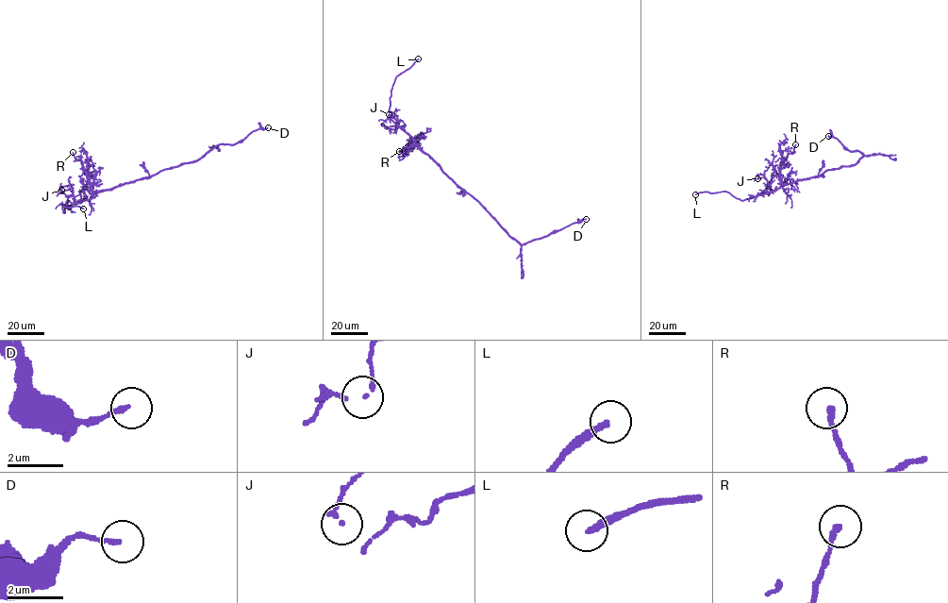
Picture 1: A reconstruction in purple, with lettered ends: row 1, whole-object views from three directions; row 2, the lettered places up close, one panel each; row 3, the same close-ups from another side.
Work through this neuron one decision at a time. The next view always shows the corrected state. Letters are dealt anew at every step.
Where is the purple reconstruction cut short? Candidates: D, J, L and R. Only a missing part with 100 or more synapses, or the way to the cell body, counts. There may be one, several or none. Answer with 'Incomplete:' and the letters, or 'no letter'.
Incomplete: L

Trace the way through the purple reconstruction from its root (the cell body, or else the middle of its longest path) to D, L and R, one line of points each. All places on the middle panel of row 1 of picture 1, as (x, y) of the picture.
D: (454, 181), (522, 244), (586, 219)
L: (454, 181), (390, 114), (391, 89), (395, 77), (418, 58)
R: (454, 181), (414, 141), (399, 151)

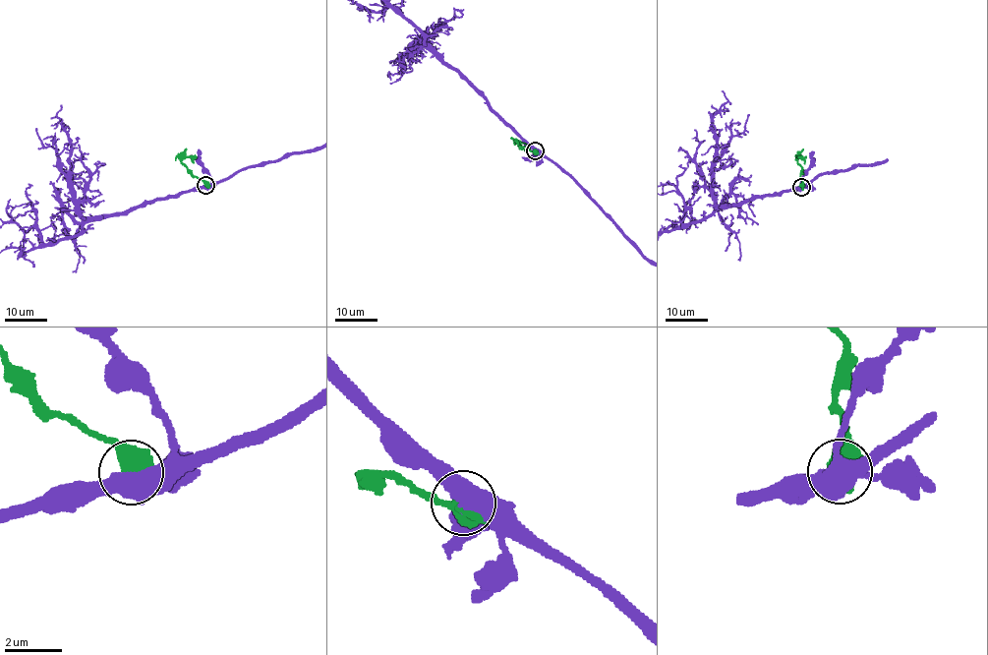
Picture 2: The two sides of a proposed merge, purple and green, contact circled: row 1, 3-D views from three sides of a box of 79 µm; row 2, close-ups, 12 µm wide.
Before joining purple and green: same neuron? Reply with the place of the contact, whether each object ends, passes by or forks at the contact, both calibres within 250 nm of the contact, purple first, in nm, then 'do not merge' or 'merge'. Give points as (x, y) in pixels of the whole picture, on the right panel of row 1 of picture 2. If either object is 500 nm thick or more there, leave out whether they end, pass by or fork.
(801, 187) | 550/900 nm | do not merge

